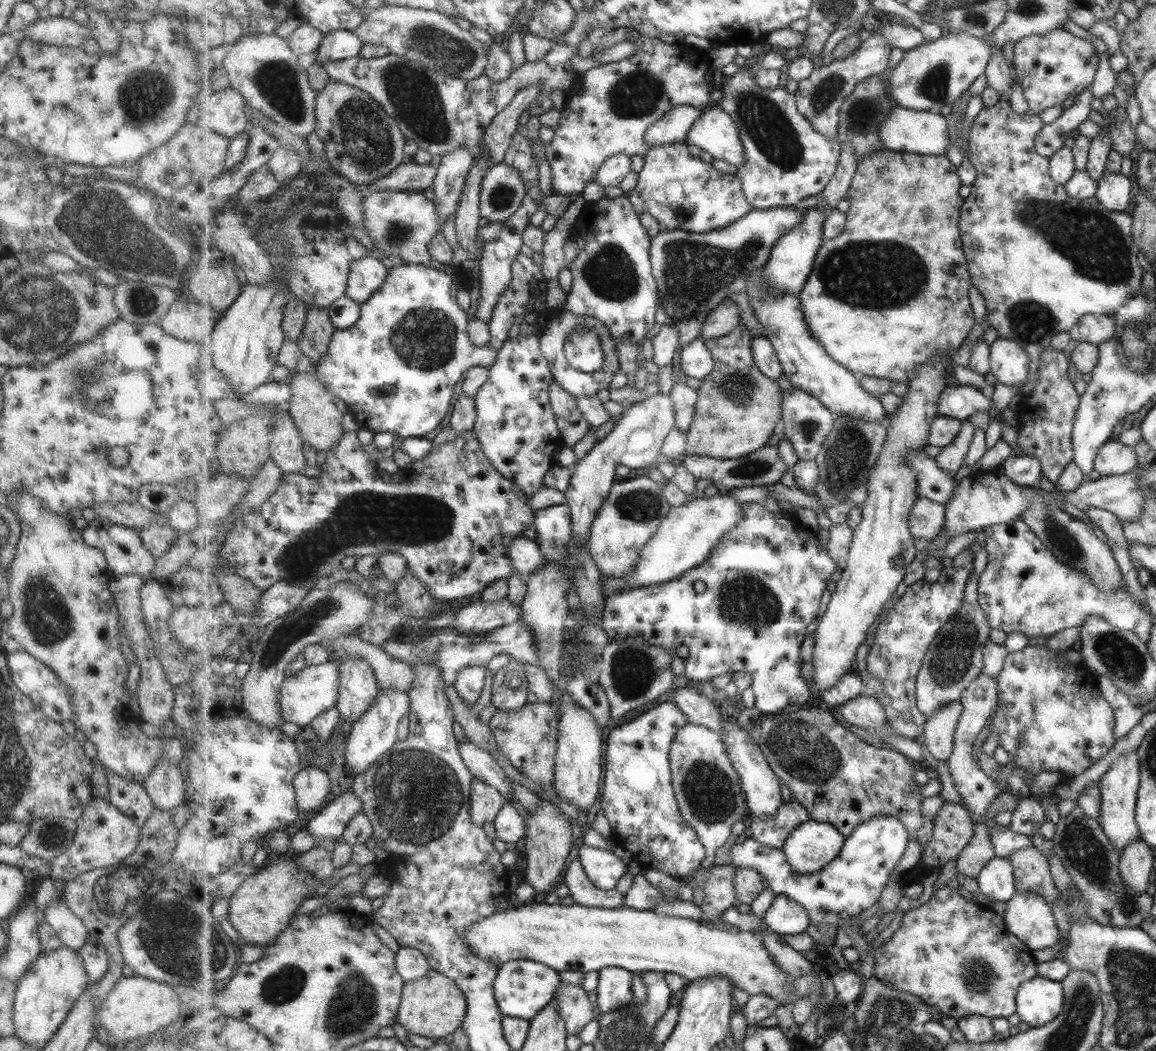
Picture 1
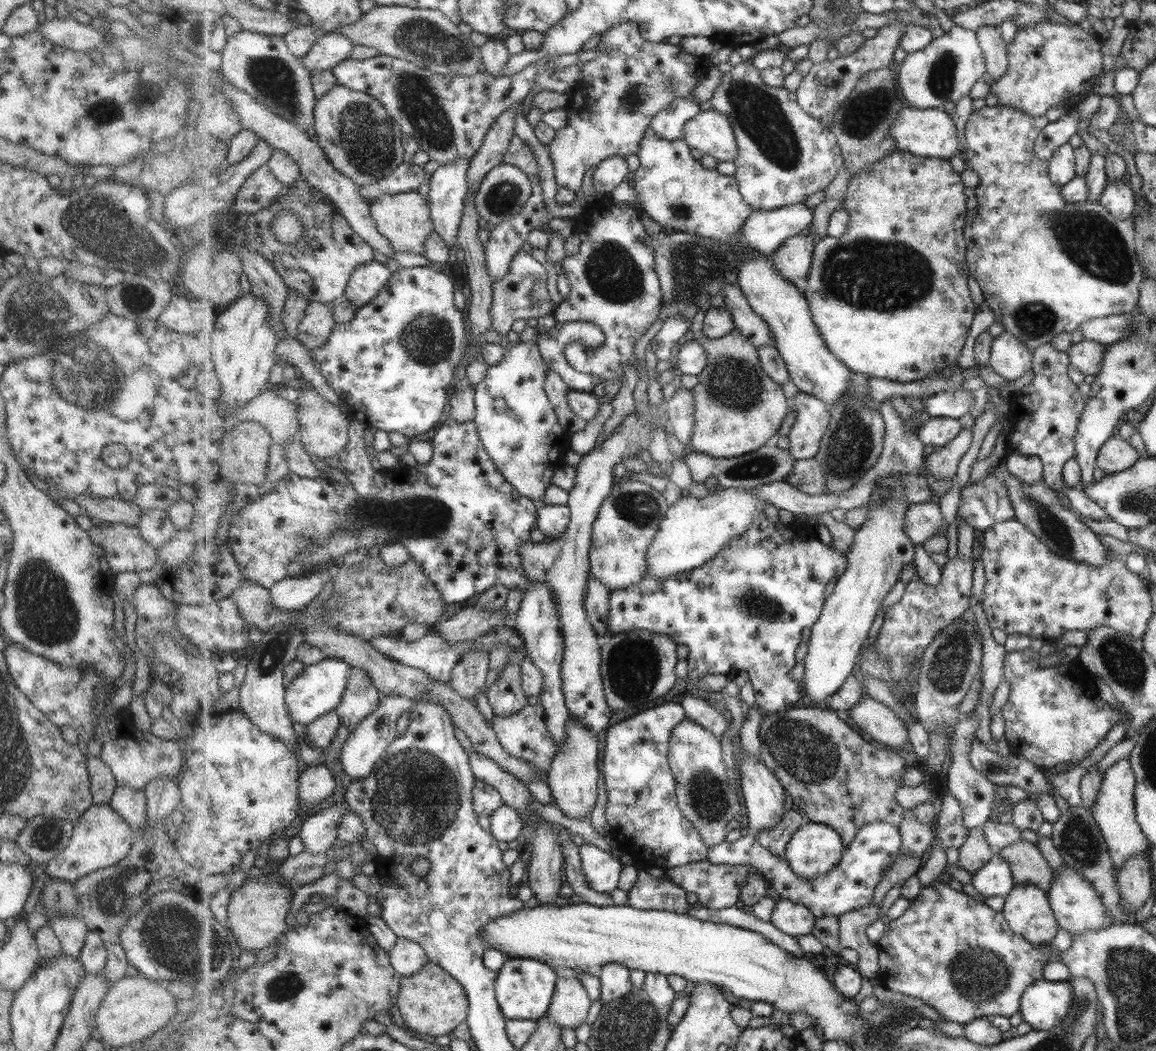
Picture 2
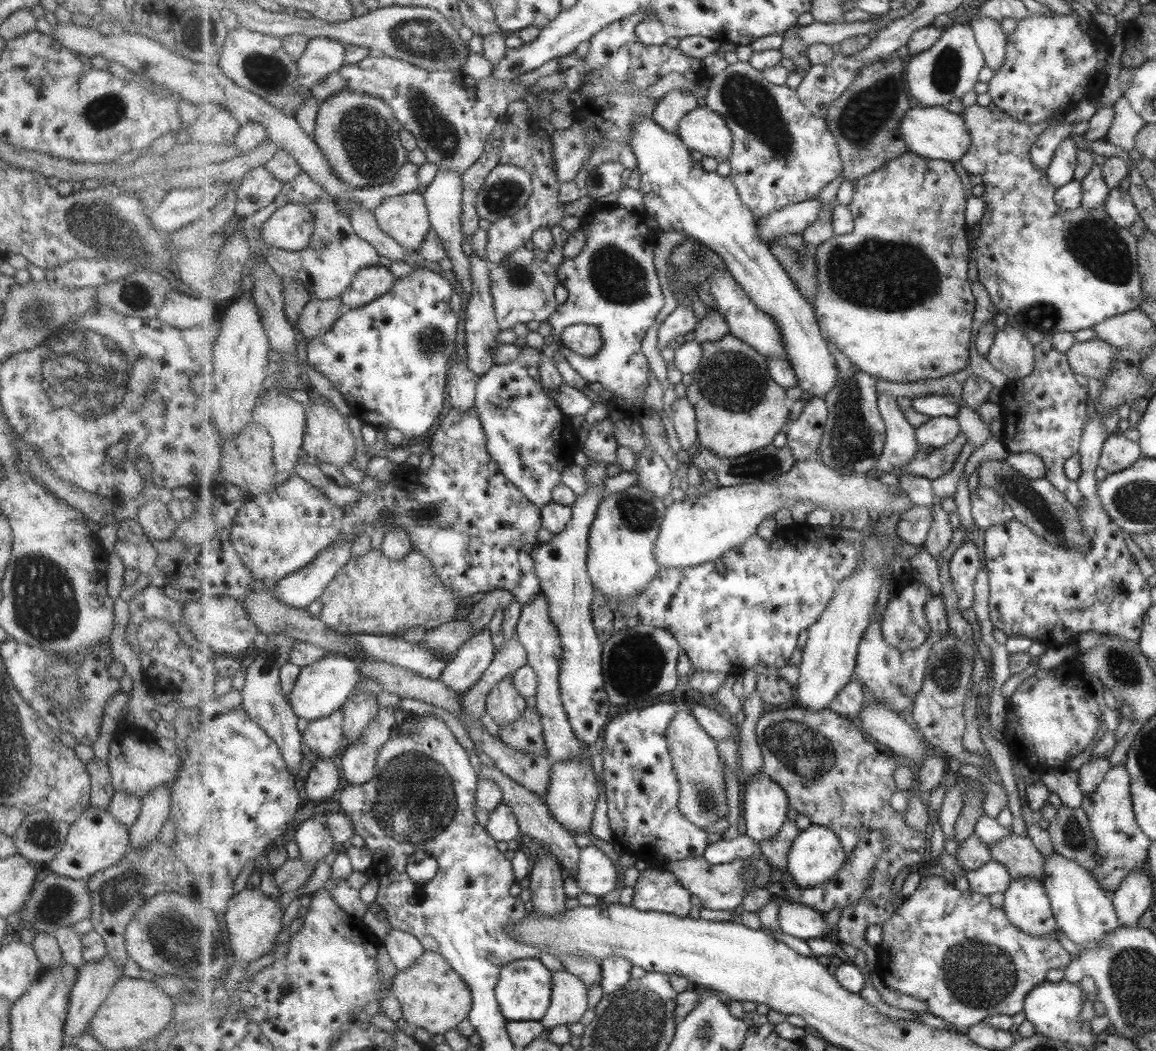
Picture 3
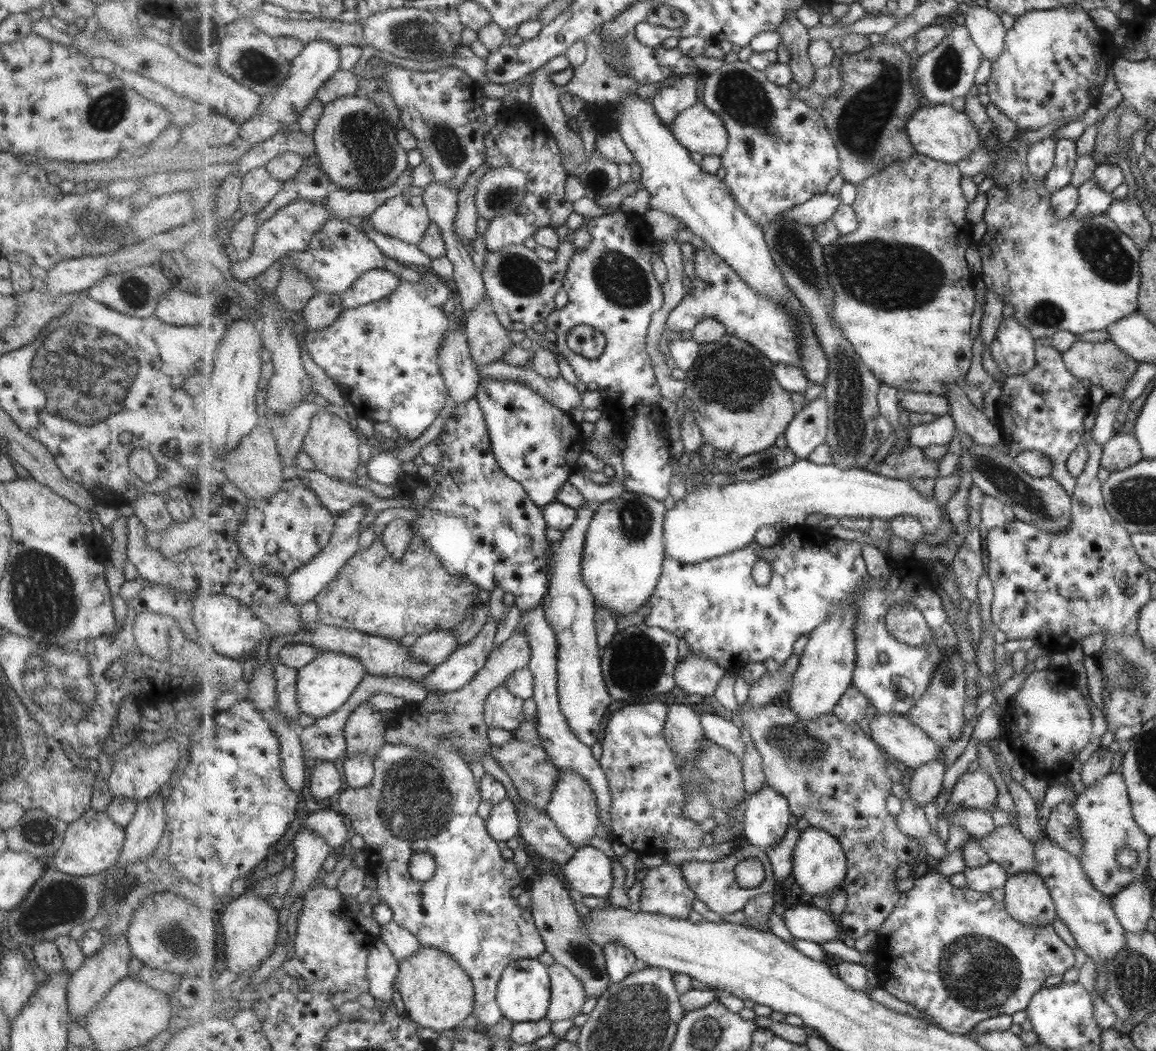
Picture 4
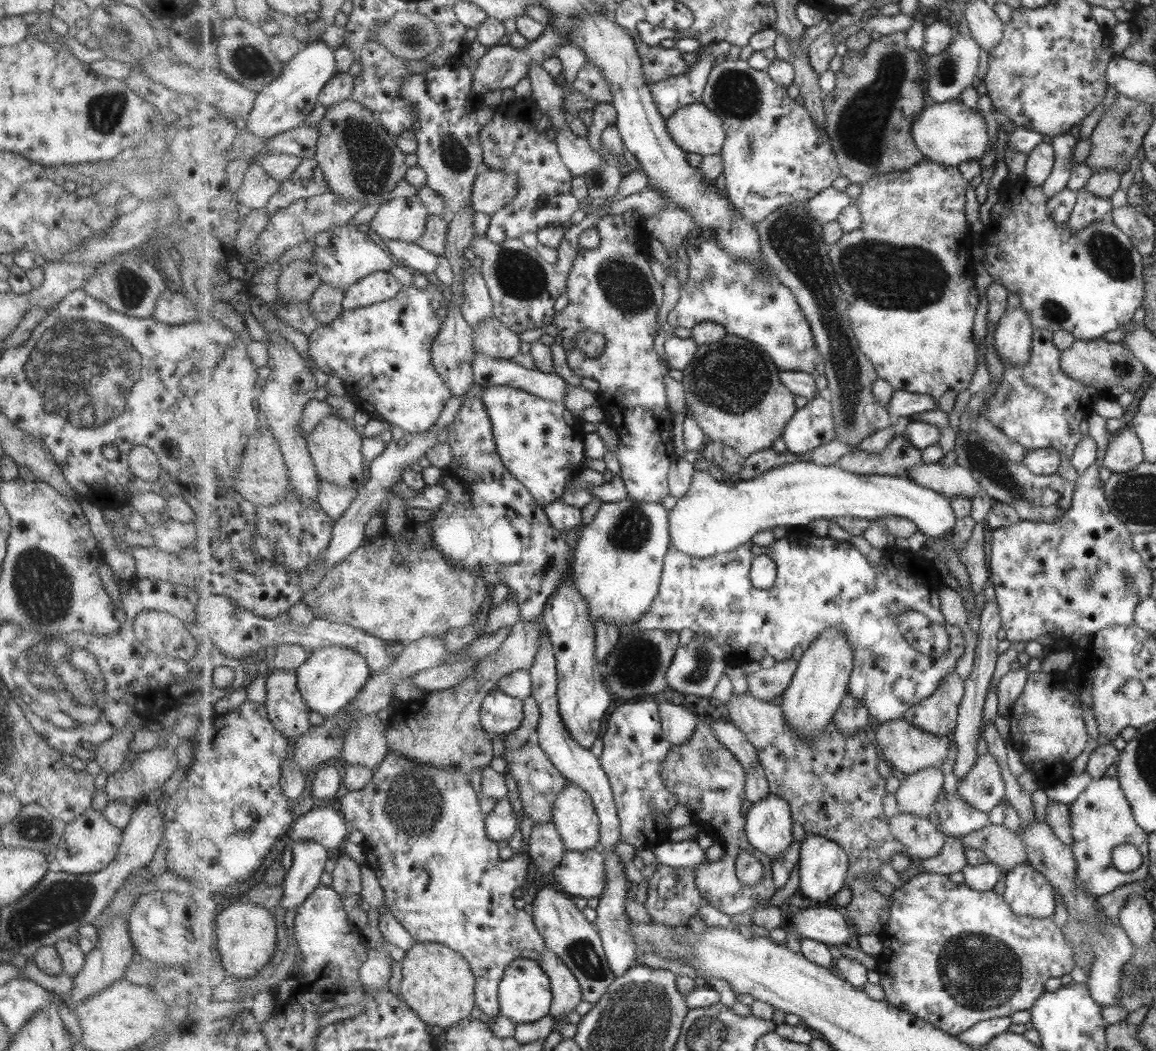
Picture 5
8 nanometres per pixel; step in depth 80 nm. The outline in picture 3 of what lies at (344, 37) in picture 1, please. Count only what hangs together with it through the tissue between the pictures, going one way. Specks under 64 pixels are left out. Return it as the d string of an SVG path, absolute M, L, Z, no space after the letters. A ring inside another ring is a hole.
M329 37L310 39L308 49L298 60L298 86L301 86L301 89L311 89L328 74L339 72L346 62L347 47L340 40Z

